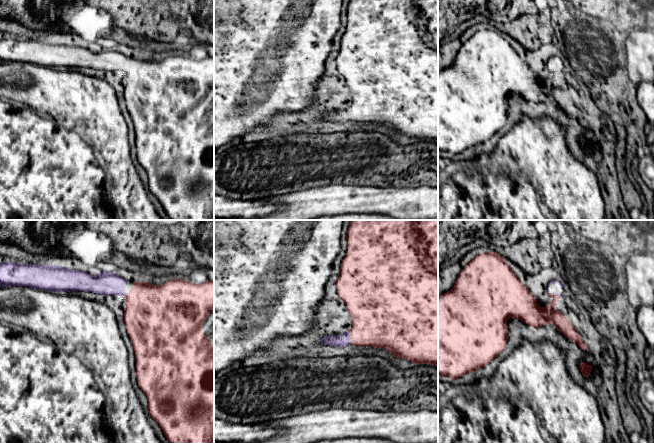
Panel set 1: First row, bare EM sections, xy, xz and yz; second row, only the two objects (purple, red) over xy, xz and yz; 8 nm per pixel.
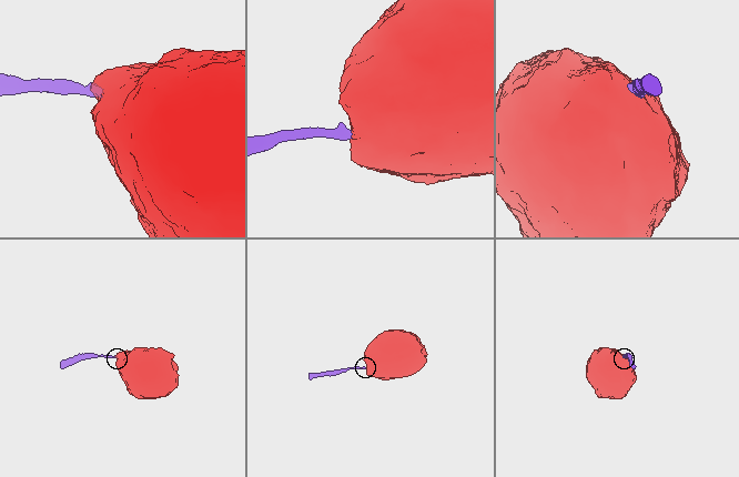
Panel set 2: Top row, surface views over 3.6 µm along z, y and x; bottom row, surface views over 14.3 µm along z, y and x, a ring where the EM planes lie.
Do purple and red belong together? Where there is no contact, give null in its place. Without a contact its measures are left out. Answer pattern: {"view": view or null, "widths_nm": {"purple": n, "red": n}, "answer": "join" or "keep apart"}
{"view": "xz", "widths_nm": {"purple": 100, "red": 400}, "answer": "join"}

